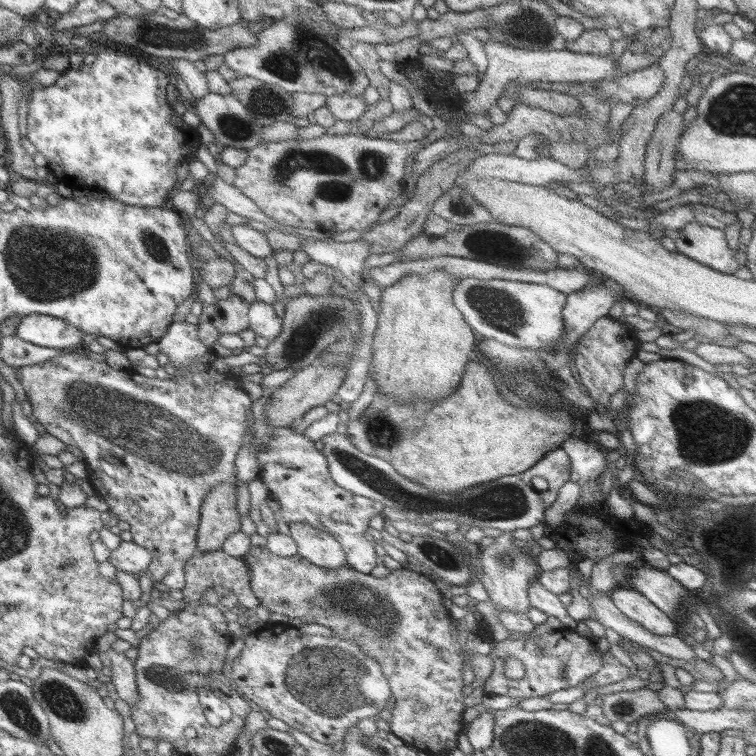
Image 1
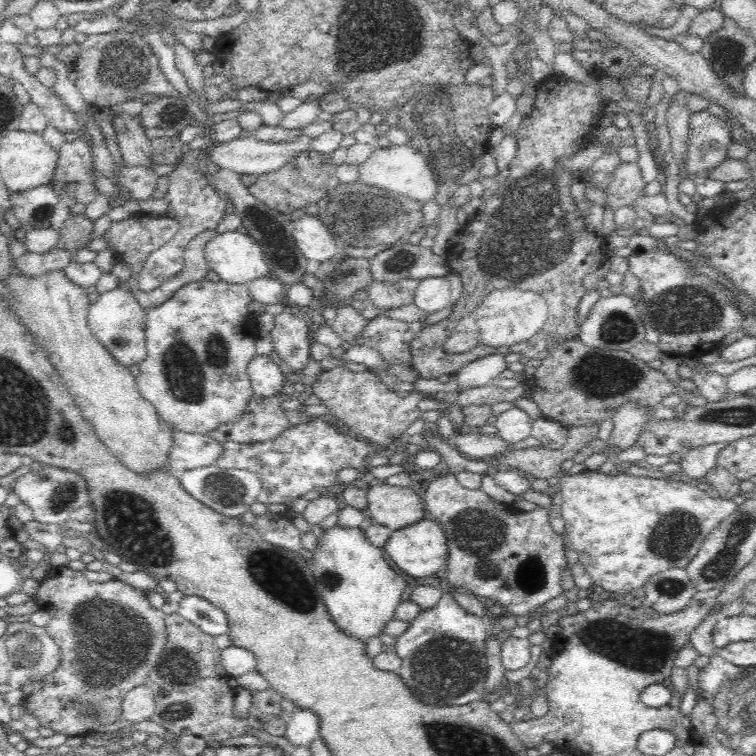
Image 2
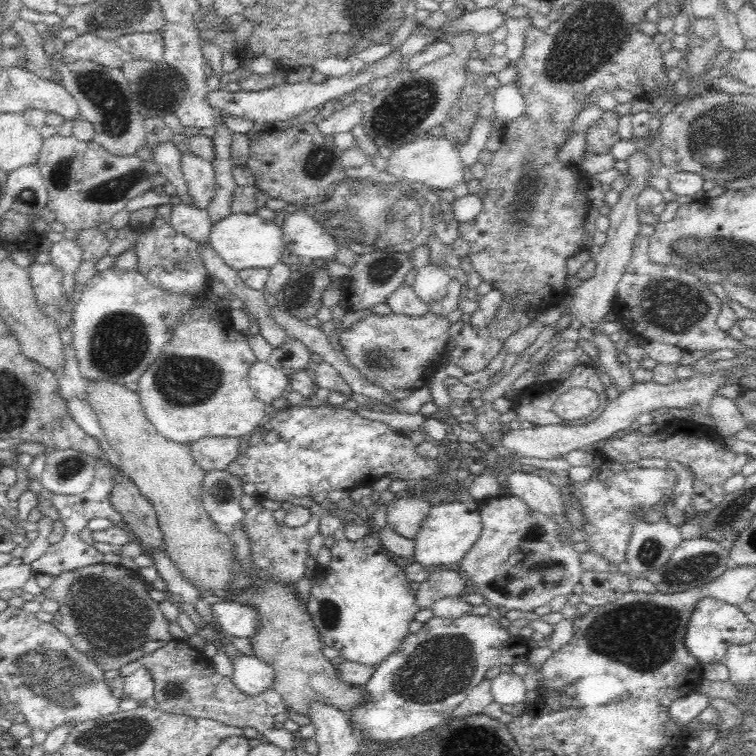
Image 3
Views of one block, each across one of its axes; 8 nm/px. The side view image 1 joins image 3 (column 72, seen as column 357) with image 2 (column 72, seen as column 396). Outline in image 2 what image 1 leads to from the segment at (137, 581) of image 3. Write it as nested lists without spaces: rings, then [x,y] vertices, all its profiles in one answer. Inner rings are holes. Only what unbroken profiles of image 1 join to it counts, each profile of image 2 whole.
[[[70,566],[54,567],[48,571],[42,582],[38,583],[37,591],[32,600],[38,605],[40,610],[46,610],[51,617],[49,624],[46,626],[46,633],[54,640],[54,643],[60,648],[60,664],[53,672],[46,674],[42,678],[42,688],[36,692],[26,694],[23,700],[23,706],[28,714],[32,714],[40,723],[40,727],[50,728],[55,734],[64,734],[69,736],[78,736],[85,738],[91,734],[91,730],[102,726],[110,726],[117,720],[121,720],[122,700],[125,694],[128,694],[132,688],[142,686],[146,683],[150,672],[157,667],[161,660],[162,652],[167,644],[167,629],[165,626],[165,615],[161,610],[156,610],[152,607],[145,597],[144,592],[131,587],[130,585],[121,582],[117,578],[111,582],[90,582],[84,576],[82,571],[75,571]]]

